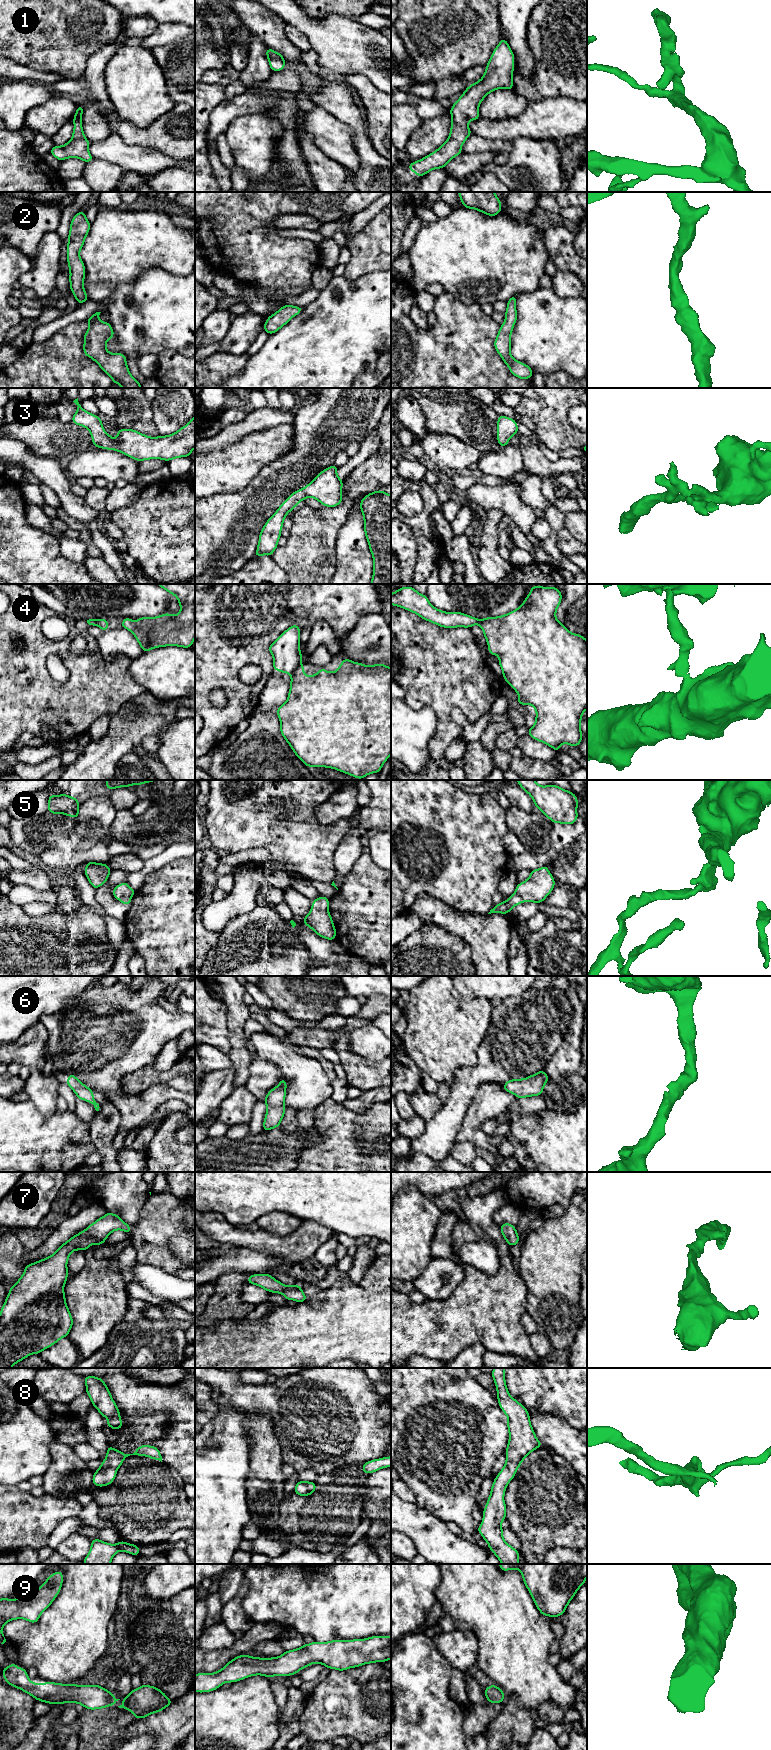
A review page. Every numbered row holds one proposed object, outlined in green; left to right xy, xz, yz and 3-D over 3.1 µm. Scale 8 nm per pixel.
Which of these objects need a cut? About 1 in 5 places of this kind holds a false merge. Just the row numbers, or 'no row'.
4

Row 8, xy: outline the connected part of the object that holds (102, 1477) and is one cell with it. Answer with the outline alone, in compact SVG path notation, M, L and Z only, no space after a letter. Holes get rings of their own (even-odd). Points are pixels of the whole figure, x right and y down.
M108 1445L106 1459L101 1462L99 1469L94 1472L92 1484L98 1487L111 1484L114 1481L117 1470L122 1465L124 1459L130 1455L147 1456L162 1462L162 1456L156 1446L141 1445L133 1454L124 1454Z

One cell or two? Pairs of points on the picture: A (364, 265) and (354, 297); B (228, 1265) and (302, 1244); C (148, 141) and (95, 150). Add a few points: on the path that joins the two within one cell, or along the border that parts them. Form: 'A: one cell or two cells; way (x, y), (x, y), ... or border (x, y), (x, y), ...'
A: two cells; border (380, 269), (354, 279), (346, 279), (343, 276)
B: two cells; border (247, 1248), (268, 1251), (292, 1262)
C: two cells; border (115, 132), (127, 144), (140, 145), (151, 149)

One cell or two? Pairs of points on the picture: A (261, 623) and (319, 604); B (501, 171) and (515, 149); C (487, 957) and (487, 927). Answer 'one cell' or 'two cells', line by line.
A: one cell
B: one cell
C: one cell

